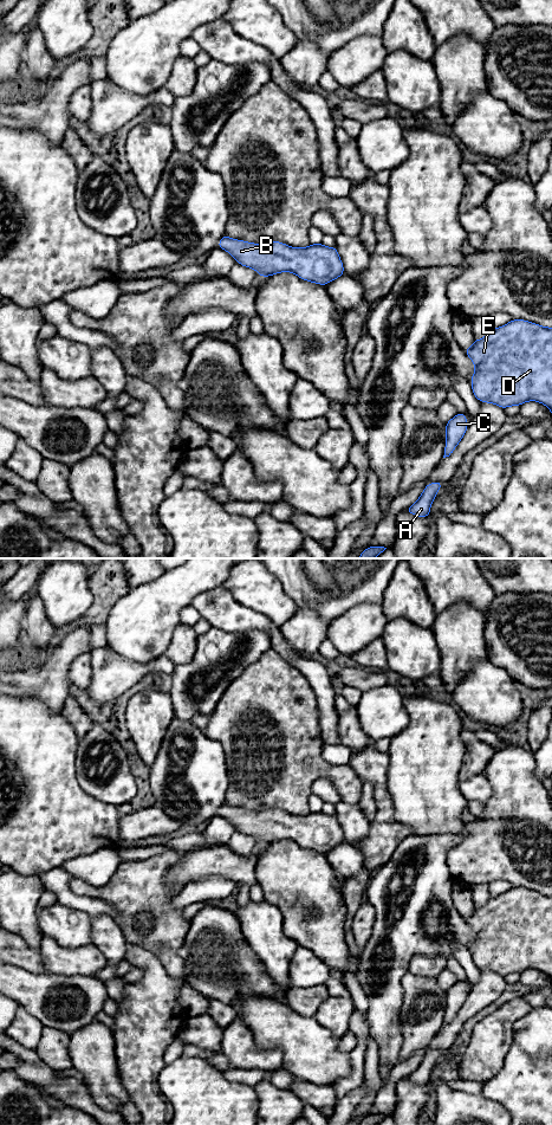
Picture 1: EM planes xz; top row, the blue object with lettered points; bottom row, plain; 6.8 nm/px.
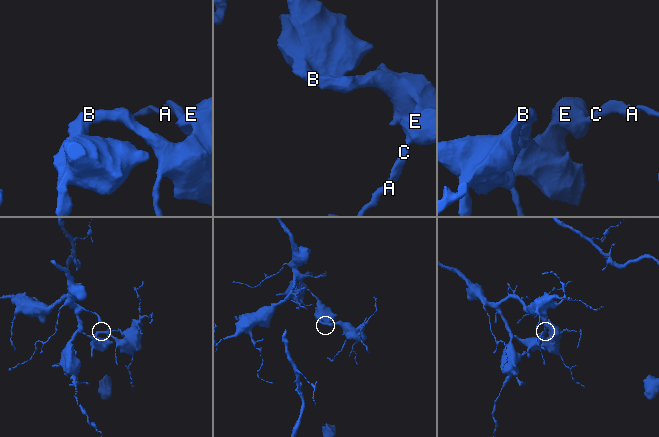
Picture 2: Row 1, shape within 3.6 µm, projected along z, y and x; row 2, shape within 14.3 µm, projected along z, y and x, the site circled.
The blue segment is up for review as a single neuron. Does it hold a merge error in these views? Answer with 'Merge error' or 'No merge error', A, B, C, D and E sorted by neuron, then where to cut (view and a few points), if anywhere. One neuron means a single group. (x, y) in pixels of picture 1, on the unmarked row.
No merge error. Groups: A B C D E. No split

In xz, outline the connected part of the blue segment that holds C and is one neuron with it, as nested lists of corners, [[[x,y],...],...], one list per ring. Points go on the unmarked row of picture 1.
[[[457,981],[453,987],[450,987],[446,993],[446,1015],[444,1023],[449,1024],[457,1011],[463,1006],[468,995],[468,989],[466,987],[466,981]]]

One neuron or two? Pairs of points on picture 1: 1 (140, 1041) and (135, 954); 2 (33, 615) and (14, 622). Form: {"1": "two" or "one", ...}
{"1": "one", "2": "two"}

